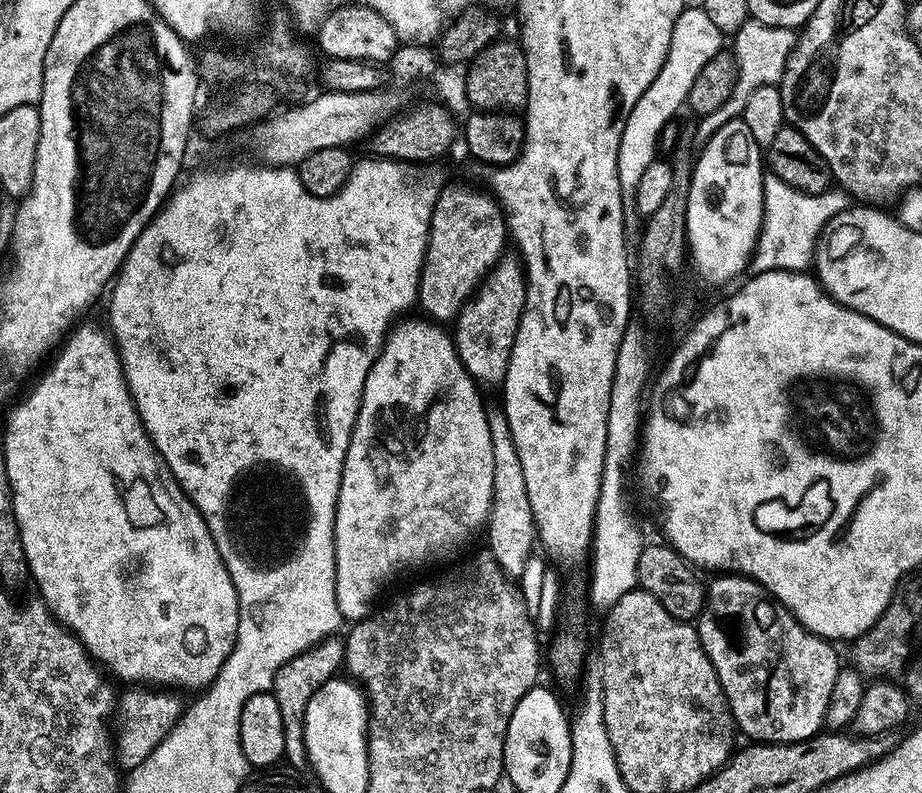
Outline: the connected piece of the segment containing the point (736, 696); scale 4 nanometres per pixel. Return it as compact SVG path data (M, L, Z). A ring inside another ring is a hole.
M716 574L713 577L706 584L707 599L736 600L736 609L729 616L705 615L699 621L698 631L739 731L741 728L749 736L749 741L765 744L797 744L799 740L811 740L825 727L834 682L842 667L842 661L832 649L835 647L804 629L787 608L765 598L764 588L756 581L739 574Z

